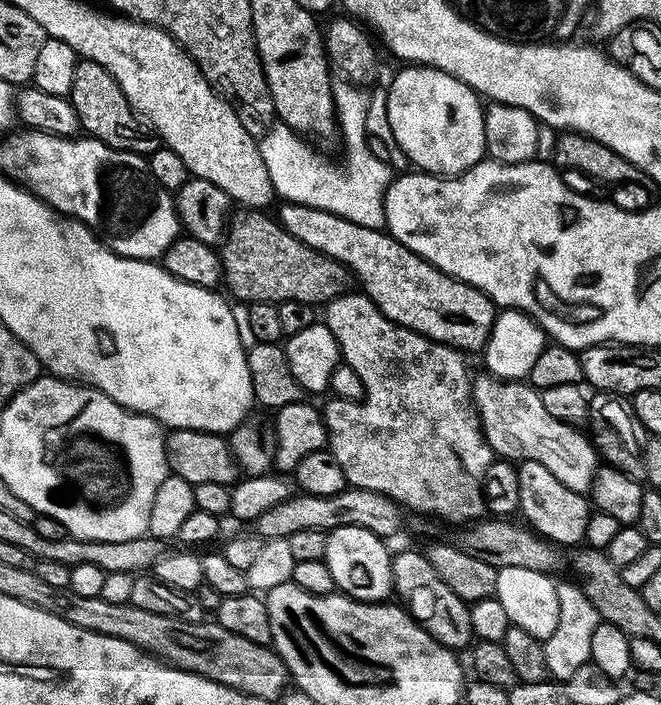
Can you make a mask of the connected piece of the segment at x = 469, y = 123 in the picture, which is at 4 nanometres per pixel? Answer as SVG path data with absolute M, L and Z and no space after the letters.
M404 66L387 85L390 130L395 147L417 164L421 173L457 176L486 156L485 105L468 84L437 68Z

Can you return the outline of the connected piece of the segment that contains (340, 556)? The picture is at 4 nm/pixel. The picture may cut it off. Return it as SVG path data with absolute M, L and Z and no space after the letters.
M362 526L336 527L328 533L324 560L330 568L337 589L353 600L361 600L367 604L379 604L393 595L392 558L393 553L383 539L375 536Z

